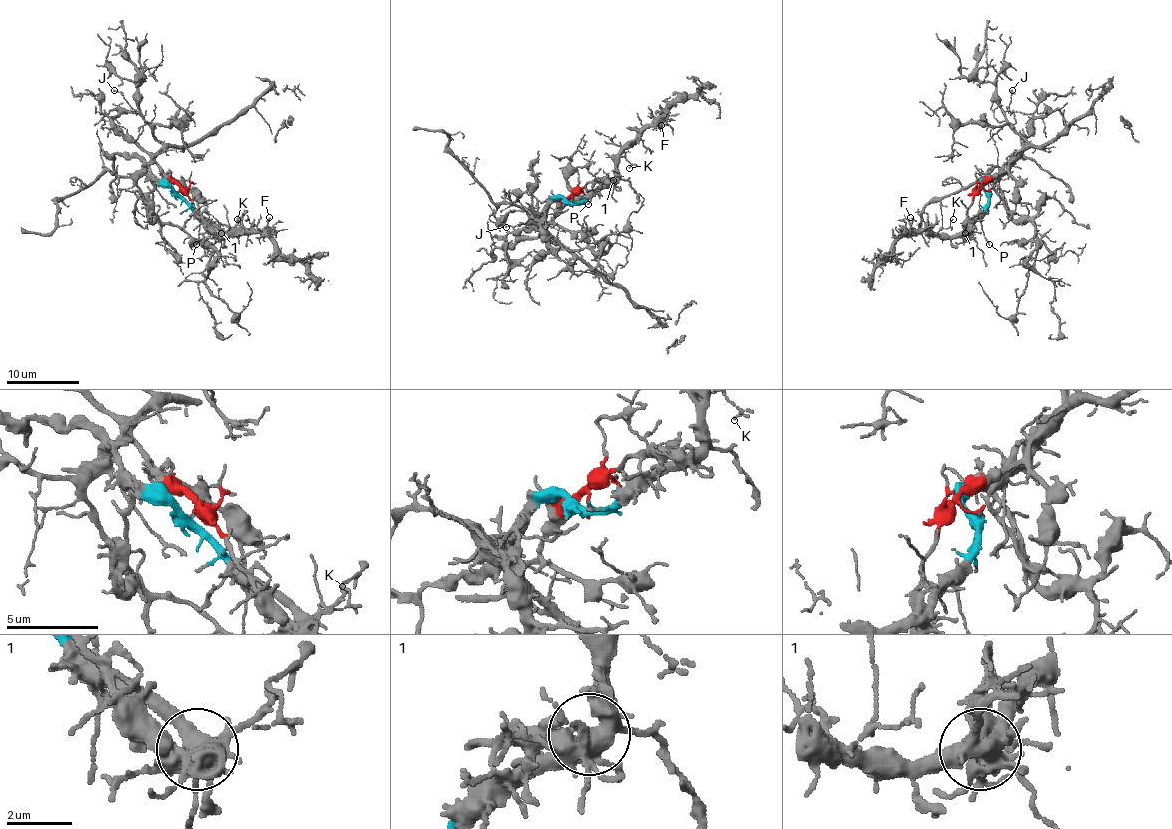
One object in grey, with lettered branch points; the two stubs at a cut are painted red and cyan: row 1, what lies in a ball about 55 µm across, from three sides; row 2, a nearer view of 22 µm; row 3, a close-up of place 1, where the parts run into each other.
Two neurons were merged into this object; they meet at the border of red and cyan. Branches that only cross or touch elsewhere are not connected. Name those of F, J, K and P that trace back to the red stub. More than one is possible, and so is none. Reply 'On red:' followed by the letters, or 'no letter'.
On red: J

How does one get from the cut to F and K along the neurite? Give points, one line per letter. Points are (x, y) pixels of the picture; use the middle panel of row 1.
F: (571, 205), (582, 205), (616, 177), (616, 161), (625, 148), (656, 123), (661, 125)
K: (571, 205), (582, 205), (613, 181), (616, 177), (616, 161), (623, 152), (632, 165), (629, 168)

